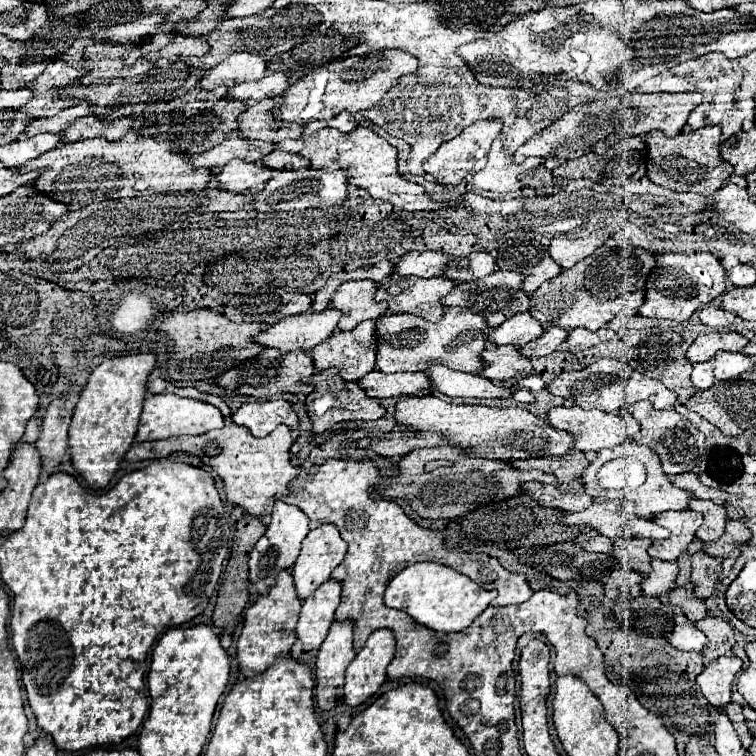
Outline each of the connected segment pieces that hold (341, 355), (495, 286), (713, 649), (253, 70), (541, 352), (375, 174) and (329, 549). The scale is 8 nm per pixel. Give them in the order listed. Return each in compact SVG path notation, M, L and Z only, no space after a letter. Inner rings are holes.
M366 320L350 332L332 334L326 342L318 344L310 358L316 372L326 368L338 368L344 378L344 370L374 370L376 362L376 338L374 338L376 320Z
M498 270L494 274L488 274L486 278L480 278L480 280L456 284L454 290L450 290L446 294L446 298L442 298L442 304L444 306L468 308L474 314L482 314L490 328L498 328L506 318L510 318L510 316L514 316L518 312L528 312L530 300L528 300L528 294L524 290L520 290L522 280L524 280L524 276L518 274L518 272L502 272L502 270Z
M706 616L702 620L696 622L696 628L700 632L706 634L706 646L702 650L702 654L708 660L716 660L718 656L724 656L730 652L730 648L734 646L734 630L728 622L724 622L722 618L714 618L714 616Z
M238 52L220 62L216 68L206 70L202 80L196 84L202 90L208 90L210 84L222 84L222 86L234 86L238 82L248 82L248 80L258 80L266 76L266 62L248 52Z
M550 326L544 330L544 334L540 338L536 338L534 342L524 344L520 350L520 354L524 354L526 358L534 358L534 356L548 356L552 354L564 340L566 340L568 332L558 328L558 326Z
M334 128L318 130L310 136L304 136L304 148L298 152L298 156L310 160L310 168L314 170L336 170L344 168L348 184L354 184L362 190L366 190L372 198L380 198L384 202L390 202L402 210L440 210L438 202L432 202L430 196L424 192L422 186L406 182L398 172L396 164L396 148L390 146L384 138L374 134L370 128L356 128L348 134L342 134Z
M322 524L308 532L292 568L294 588L300 602L330 578L332 570L344 560L346 548L348 546L334 524Z

